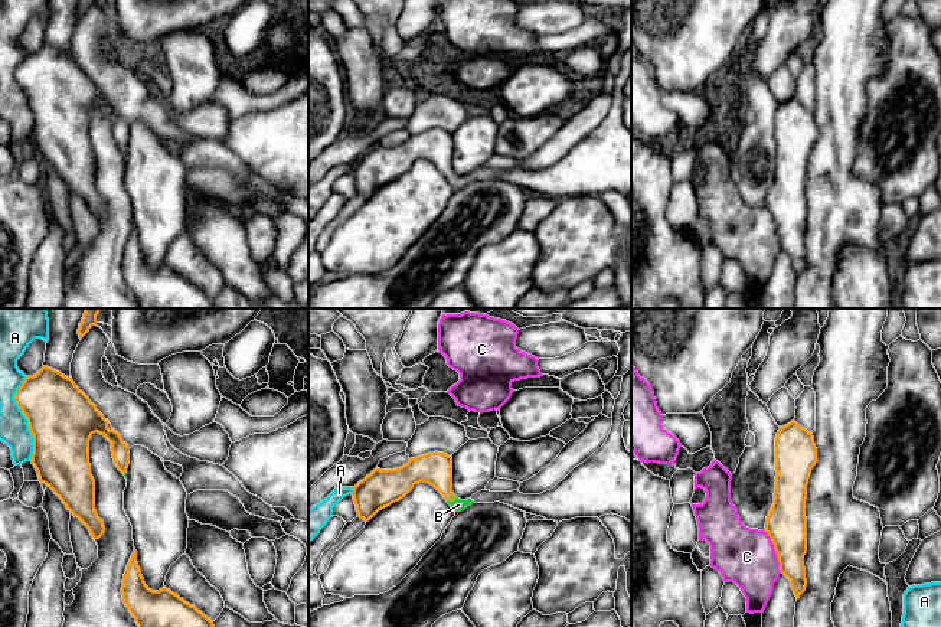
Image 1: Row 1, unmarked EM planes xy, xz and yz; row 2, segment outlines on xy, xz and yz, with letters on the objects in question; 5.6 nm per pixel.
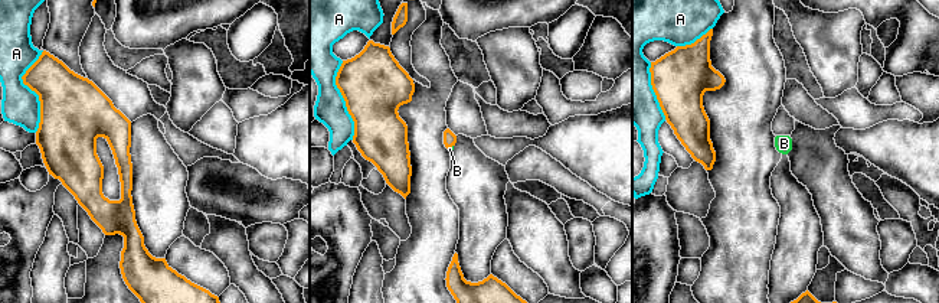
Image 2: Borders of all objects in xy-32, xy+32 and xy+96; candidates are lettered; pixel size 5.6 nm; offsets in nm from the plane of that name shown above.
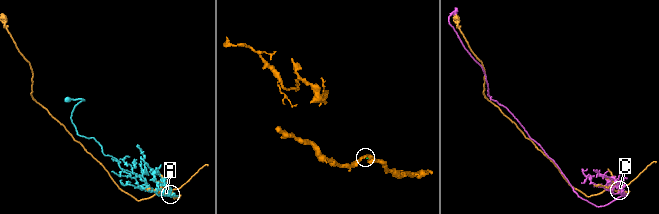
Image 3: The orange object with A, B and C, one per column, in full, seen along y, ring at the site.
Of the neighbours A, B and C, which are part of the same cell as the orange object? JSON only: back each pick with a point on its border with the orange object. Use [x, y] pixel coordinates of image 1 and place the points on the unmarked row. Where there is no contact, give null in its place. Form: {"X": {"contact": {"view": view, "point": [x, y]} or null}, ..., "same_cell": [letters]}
{"B": {"contact": {"view": "xz", "point": [451, 178]}}, "same_cell": ["B"]}

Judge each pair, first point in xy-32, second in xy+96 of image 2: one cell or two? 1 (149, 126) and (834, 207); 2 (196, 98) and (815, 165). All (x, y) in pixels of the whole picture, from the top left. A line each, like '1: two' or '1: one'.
1: two
2: two

